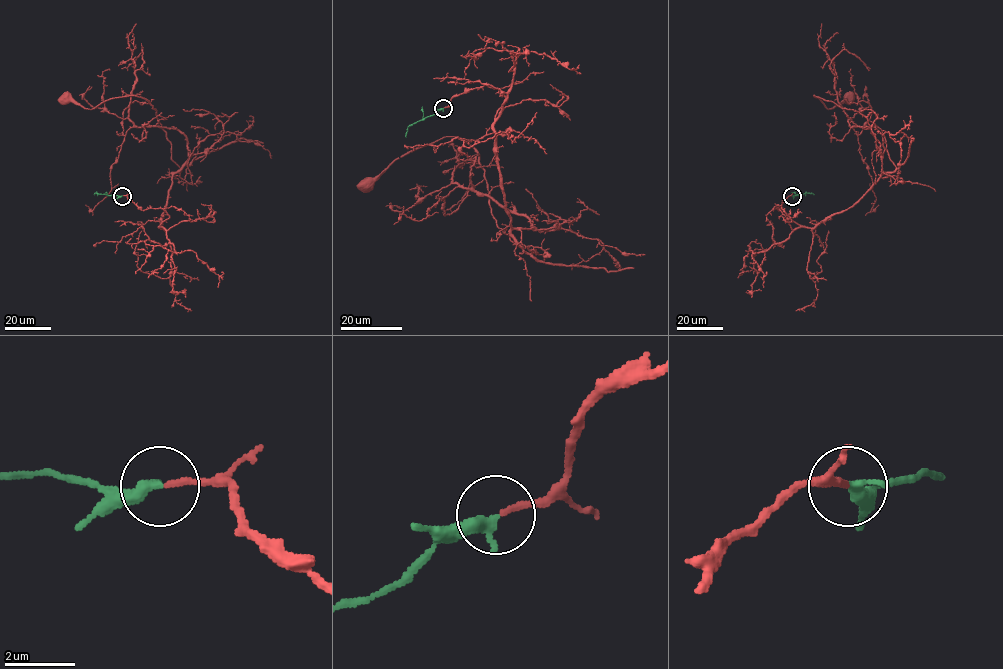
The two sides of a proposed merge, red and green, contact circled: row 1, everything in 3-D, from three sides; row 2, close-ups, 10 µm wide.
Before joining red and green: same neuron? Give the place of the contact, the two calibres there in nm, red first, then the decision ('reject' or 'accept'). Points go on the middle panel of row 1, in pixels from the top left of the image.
(443, 108) | 160/360 nm | accept

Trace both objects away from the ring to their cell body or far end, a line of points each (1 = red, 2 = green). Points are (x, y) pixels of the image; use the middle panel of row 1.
1: (443, 108), (486, 85), (506, 100), (496, 157), (522, 247), (461, 138), (369, 186)
2: (443, 108), (410, 124), (406, 137)

